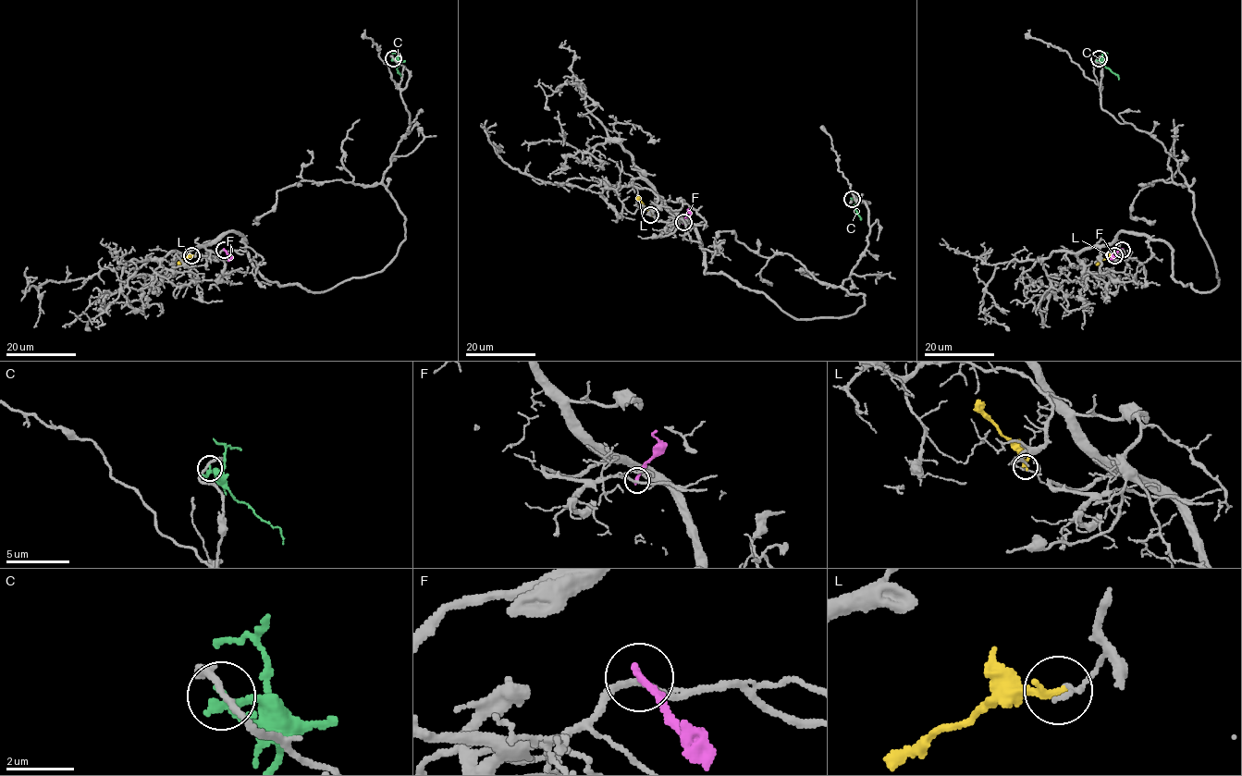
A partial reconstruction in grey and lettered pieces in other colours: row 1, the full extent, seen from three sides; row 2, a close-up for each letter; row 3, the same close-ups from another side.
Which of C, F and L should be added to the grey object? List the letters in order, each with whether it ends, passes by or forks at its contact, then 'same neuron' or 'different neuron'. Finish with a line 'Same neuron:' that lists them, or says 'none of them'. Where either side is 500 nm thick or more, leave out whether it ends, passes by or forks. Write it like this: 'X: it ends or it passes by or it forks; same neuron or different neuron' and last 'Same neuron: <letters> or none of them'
C: it passes by; different neuron
F: it ends; different neuron
L: it ends; different neuron
Same neuron: none of them

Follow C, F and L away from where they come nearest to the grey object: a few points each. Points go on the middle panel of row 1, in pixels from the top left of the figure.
C: (853, 199), (857, 203), (855, 211), (861, 219)
F: (683, 222), (688, 208)
L: (651, 215), (637, 197)

